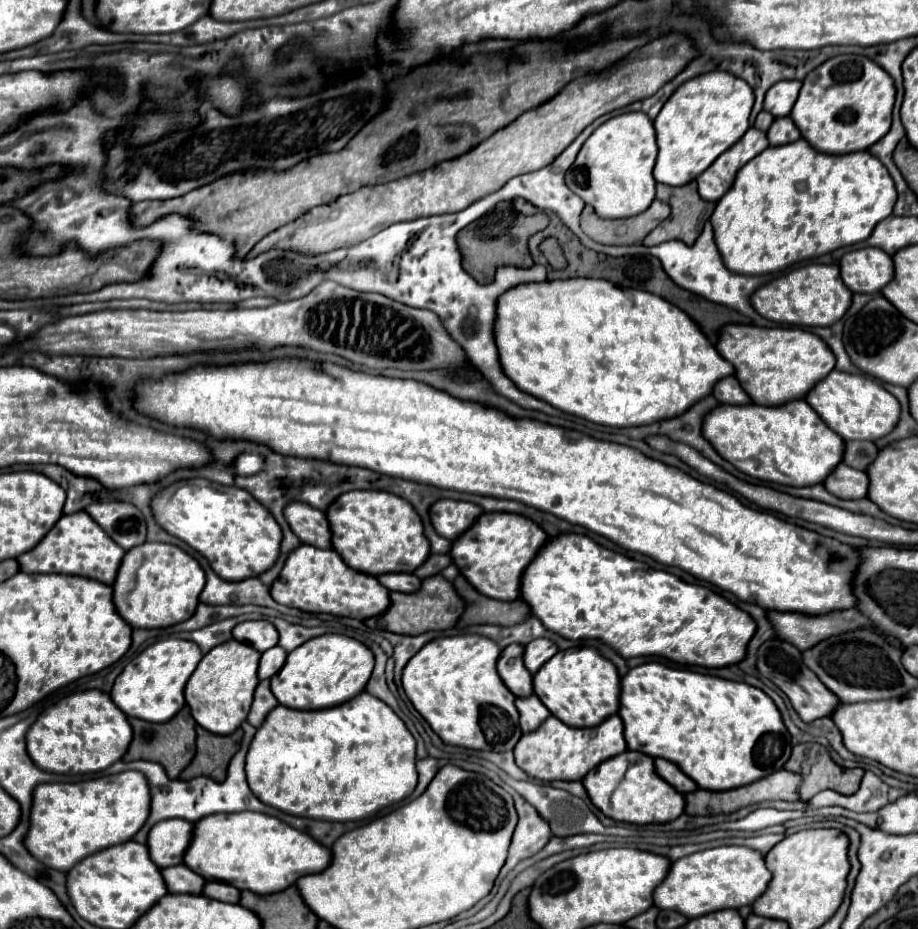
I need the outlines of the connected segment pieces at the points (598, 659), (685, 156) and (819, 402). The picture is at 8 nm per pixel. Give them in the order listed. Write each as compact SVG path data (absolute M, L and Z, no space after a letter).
M594 647L558 651L538 675L534 675L534 693L552 711L554 717L570 727L596 727L618 711L620 677L616 667Z
M710 71L686 81L654 119L658 141L654 179L674 187L694 181L748 131L752 105L752 87L726 71Z
M834 369L808 391L806 401L844 441L878 441L886 437L900 421L898 399L868 375L850 375Z

